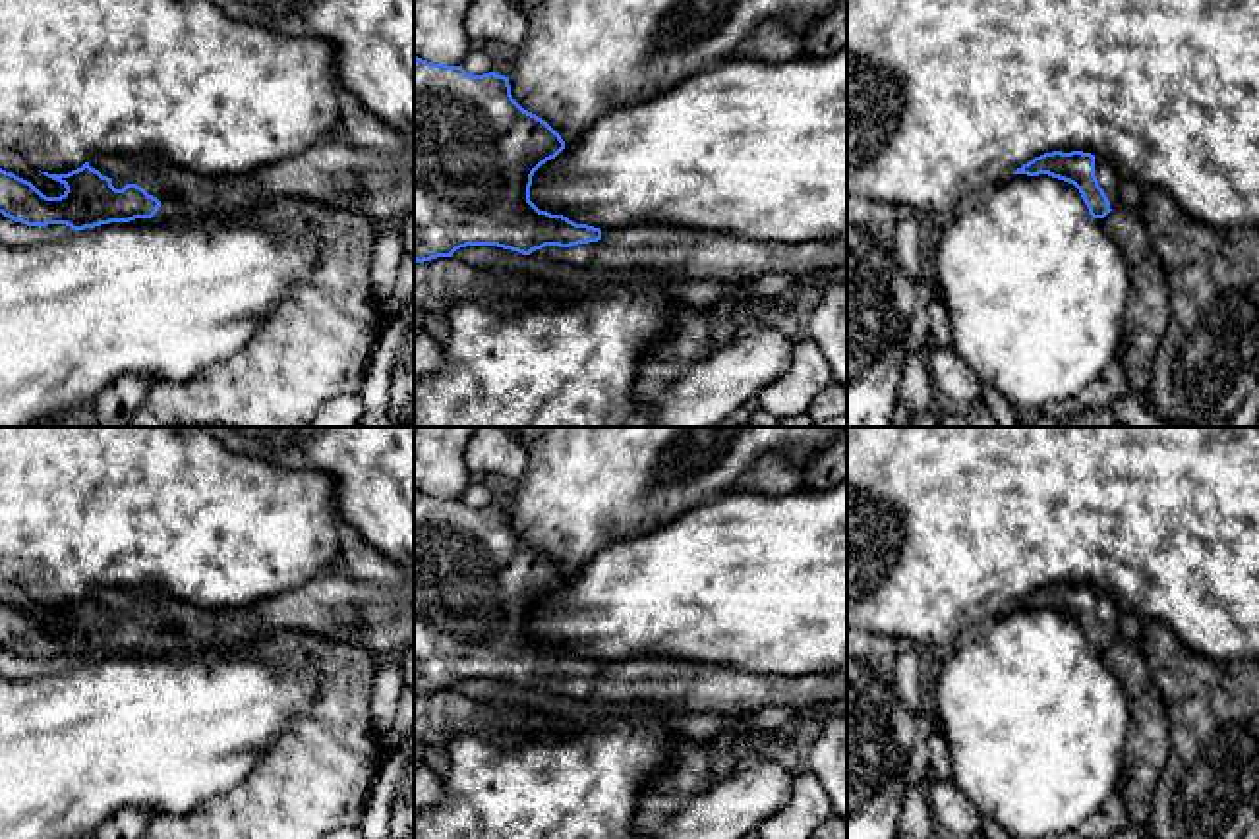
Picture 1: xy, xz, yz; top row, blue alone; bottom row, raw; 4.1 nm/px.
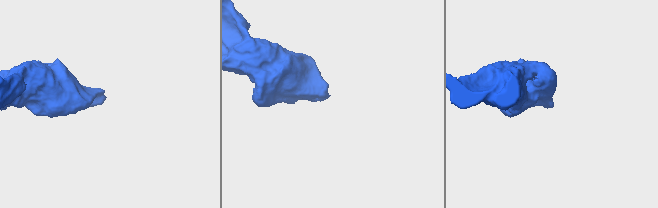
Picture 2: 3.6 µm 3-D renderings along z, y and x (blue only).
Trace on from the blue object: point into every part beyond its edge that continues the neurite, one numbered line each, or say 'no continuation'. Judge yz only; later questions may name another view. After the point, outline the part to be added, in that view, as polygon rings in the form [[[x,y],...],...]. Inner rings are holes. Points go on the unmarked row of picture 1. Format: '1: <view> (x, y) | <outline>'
1: yz (1105, 606) | [[[1095,590],[1095,609],[1098,613],[1098,619],[1104,622],[1104,626],[1110,634],[1110,642],[1116,642],[1120,638],[1120,634],[1118,634],[1118,615],[1120,615],[1118,605],[1106,592]]]

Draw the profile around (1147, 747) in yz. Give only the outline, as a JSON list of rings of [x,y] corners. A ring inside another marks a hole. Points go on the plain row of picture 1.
[[[1118,638],[1100,655],[1129,704],[1131,727],[1118,791],[1126,798],[1131,824],[1149,839],[1153,793],[1170,754],[1164,704],[1139,644]]]

